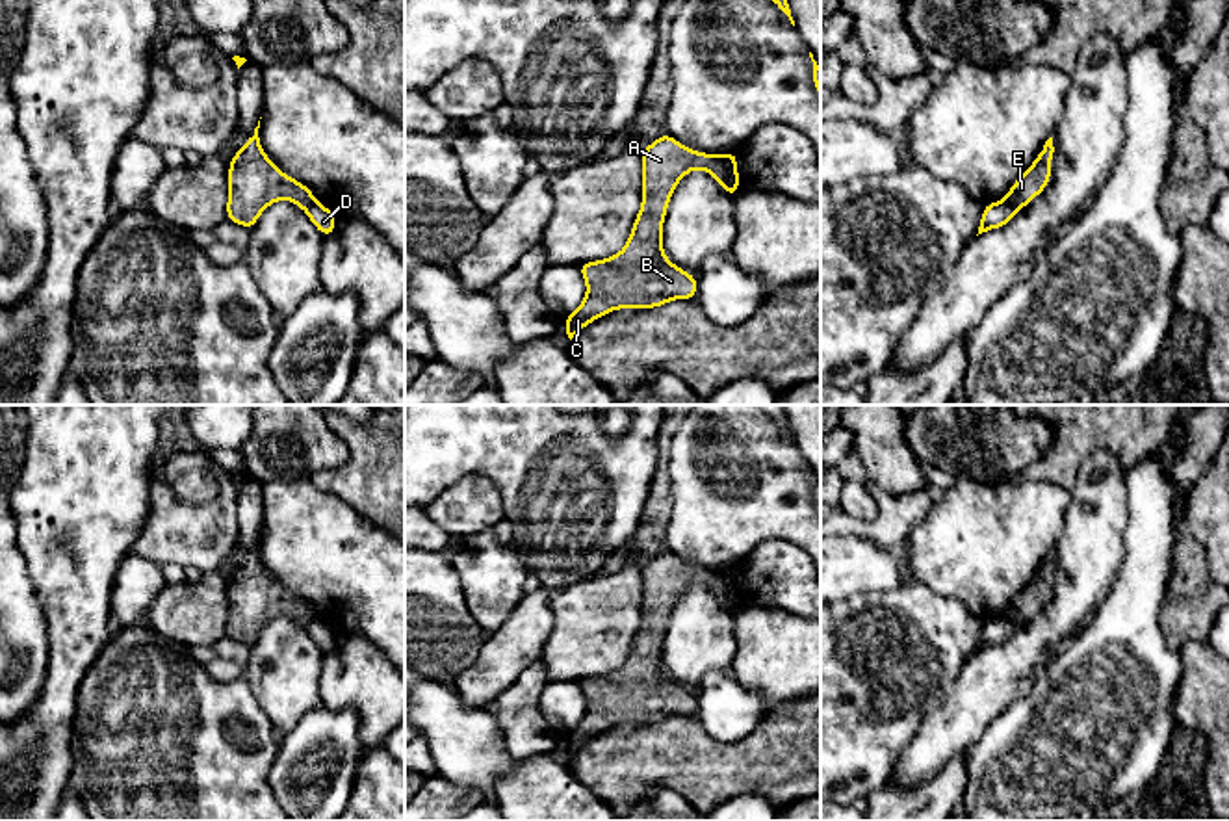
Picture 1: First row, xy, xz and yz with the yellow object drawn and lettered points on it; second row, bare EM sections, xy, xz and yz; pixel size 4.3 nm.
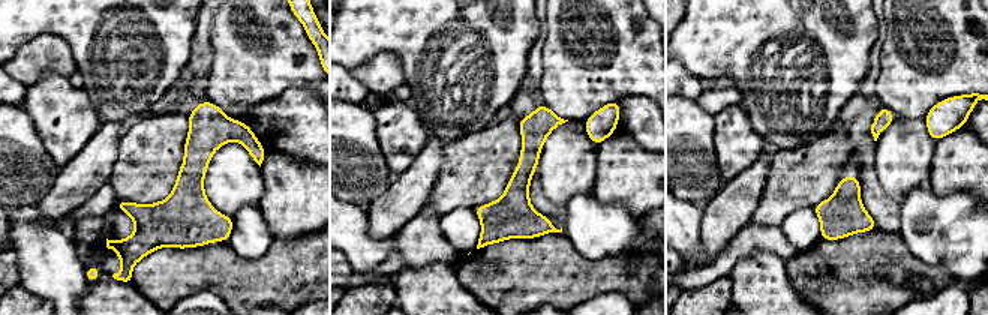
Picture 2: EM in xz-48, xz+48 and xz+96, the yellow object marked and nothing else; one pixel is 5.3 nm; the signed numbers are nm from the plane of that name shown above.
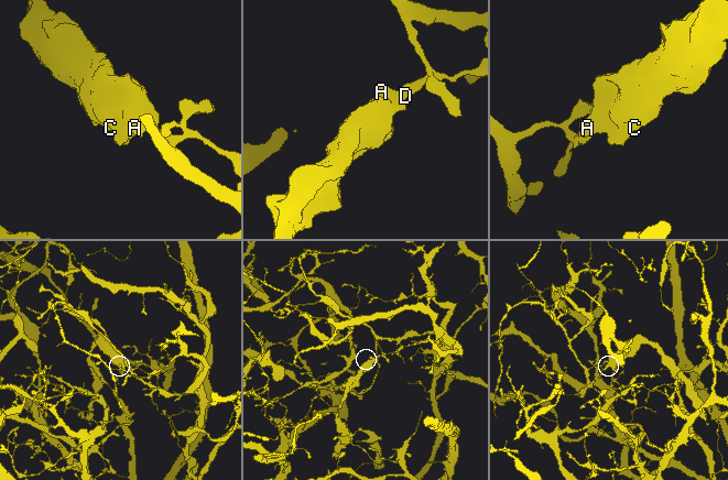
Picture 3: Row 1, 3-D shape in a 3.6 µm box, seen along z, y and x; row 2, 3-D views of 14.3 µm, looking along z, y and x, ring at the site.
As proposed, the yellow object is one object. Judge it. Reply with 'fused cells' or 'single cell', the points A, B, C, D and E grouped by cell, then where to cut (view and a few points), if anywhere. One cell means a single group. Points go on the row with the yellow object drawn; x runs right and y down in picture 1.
fused cells | A B C E / D | xz (719, 156), (724, 173), (737, 186)

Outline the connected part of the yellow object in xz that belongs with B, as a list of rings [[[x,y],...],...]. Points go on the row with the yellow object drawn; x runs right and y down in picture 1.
[[[663,132],[640,150],[642,204],[626,247],[609,258],[576,267],[587,282],[587,295],[576,312],[563,318],[572,340],[583,327],[618,308],[657,308],[674,299],[694,301],[696,275],[674,266],[663,247],[663,221],[679,180],[692,169],[705,169],[718,186],[737,197],[720,156],[692,150]]]

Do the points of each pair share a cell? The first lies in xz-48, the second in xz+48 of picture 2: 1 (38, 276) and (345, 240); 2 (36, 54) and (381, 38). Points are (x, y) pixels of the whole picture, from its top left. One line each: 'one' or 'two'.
1: one
2: two

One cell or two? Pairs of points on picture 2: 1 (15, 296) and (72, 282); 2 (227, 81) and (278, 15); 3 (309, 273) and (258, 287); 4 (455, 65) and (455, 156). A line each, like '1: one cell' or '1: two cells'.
1: two cells
2: one cell
3: one cell
4: two cells

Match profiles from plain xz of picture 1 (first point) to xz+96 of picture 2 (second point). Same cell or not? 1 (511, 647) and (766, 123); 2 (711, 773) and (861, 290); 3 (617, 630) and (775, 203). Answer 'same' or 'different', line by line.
1: different
2: same
3: same

